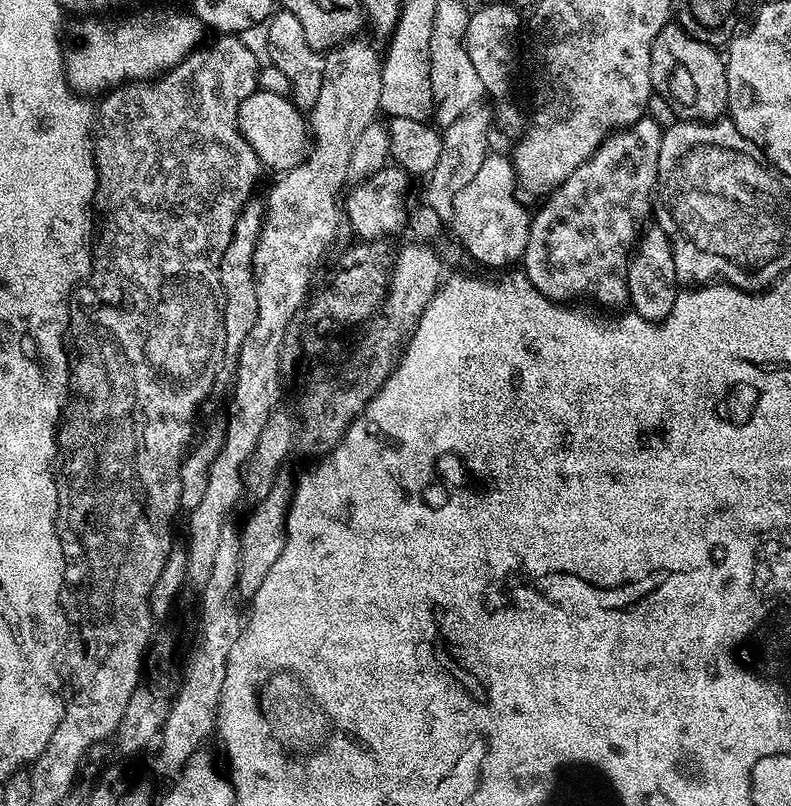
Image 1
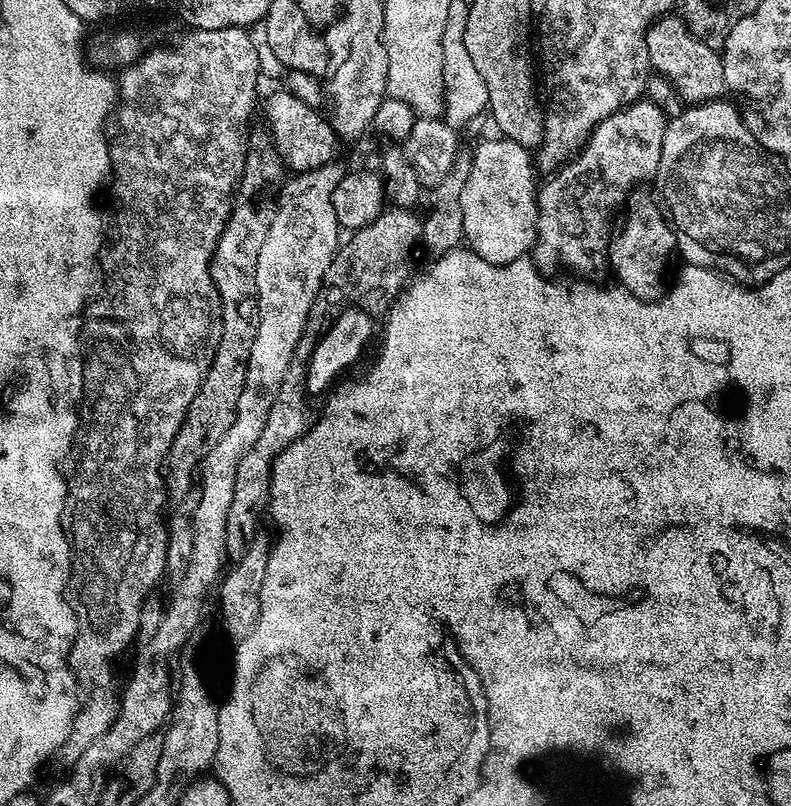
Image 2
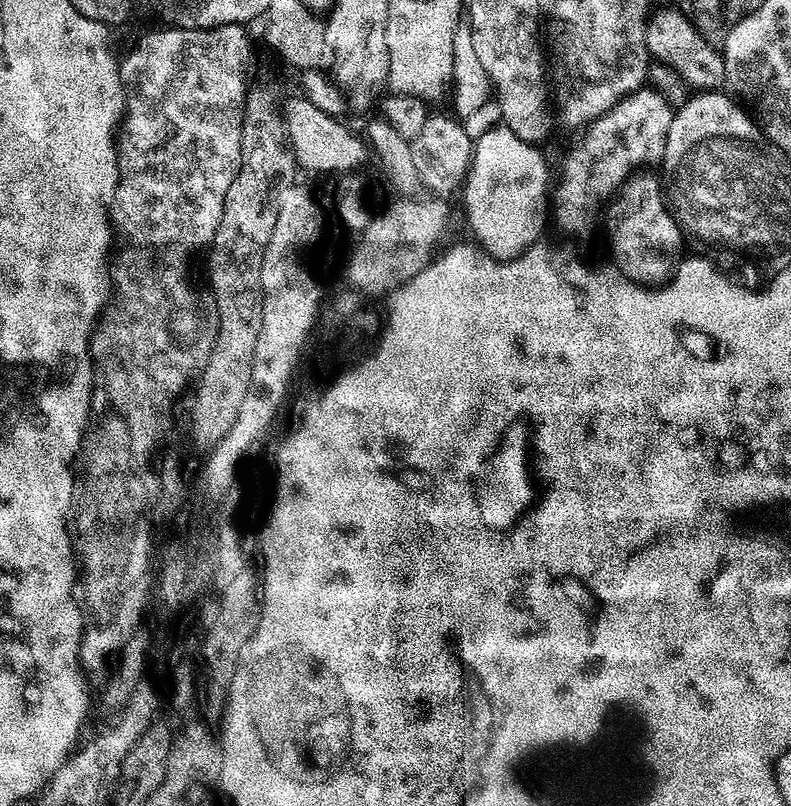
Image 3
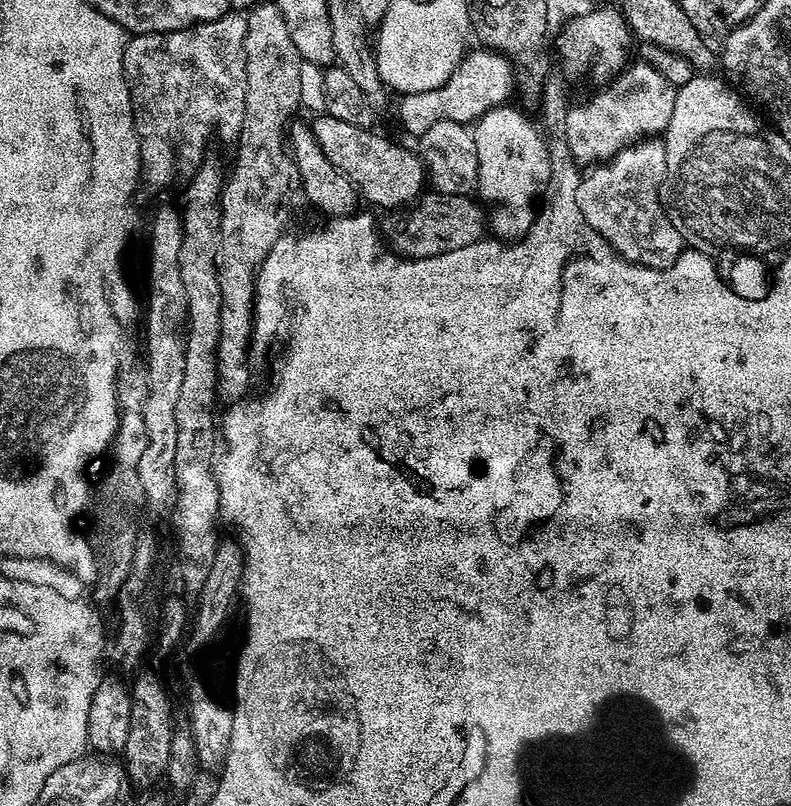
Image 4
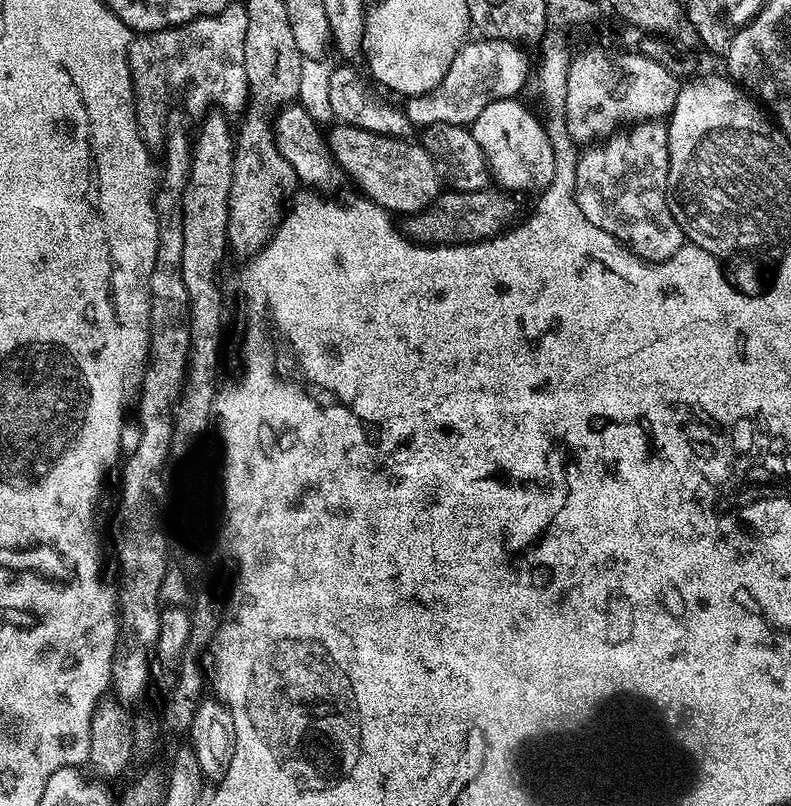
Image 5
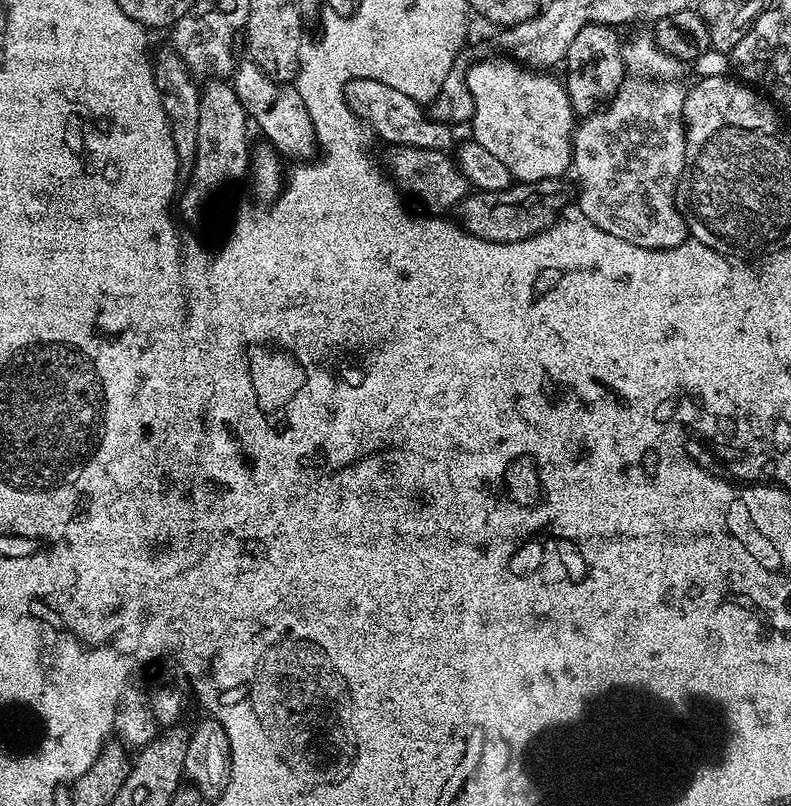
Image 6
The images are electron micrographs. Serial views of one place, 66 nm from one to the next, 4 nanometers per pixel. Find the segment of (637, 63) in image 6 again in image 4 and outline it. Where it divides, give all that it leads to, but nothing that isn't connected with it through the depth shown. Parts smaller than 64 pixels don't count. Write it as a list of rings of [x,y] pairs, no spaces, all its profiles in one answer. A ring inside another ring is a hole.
[[[663,139],[637,140],[581,175],[576,205],[582,218],[606,238],[621,258],[647,268],[668,268],[685,251],[686,241],[678,225],[668,217],[666,204],[660,201],[667,178]]]

